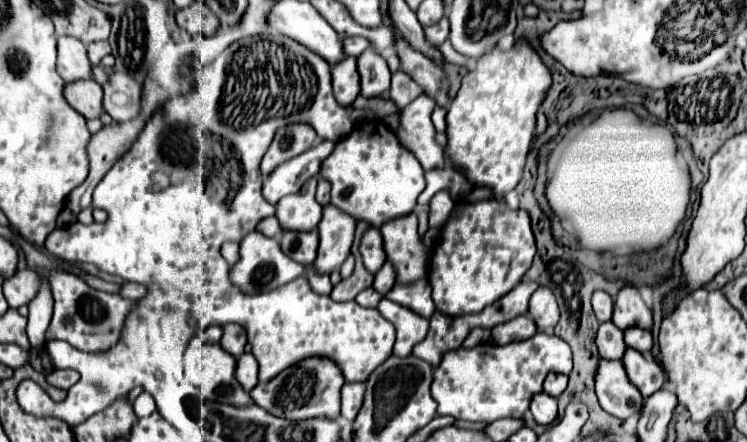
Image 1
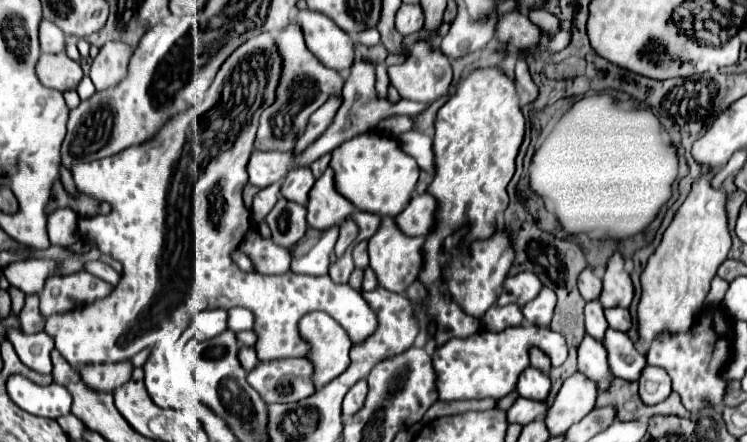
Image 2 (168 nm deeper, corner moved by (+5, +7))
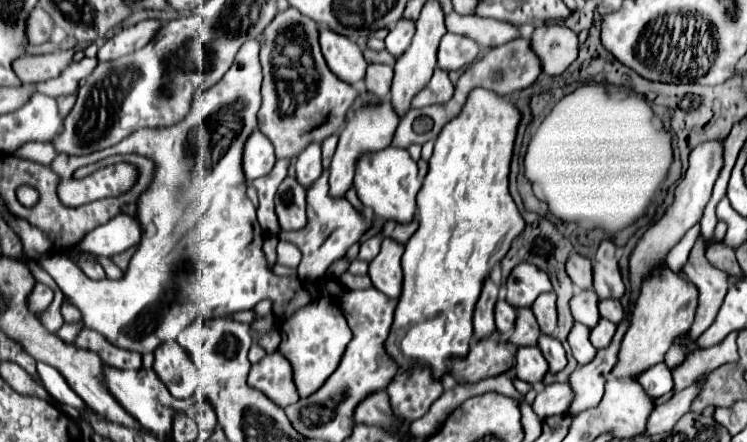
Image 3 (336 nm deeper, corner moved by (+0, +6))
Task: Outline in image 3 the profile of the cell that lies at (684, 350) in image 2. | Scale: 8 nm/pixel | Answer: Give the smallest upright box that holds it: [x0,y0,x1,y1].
[665,343,699,367]

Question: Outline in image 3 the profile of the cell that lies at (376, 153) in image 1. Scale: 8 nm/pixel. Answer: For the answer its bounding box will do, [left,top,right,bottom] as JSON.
[353,147,421,223]

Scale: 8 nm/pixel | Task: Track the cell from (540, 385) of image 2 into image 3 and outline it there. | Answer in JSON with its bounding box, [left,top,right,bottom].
[515,347,549,385]

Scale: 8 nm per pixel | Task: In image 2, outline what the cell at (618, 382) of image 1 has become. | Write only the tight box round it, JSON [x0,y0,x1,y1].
[578,334,610,390]

